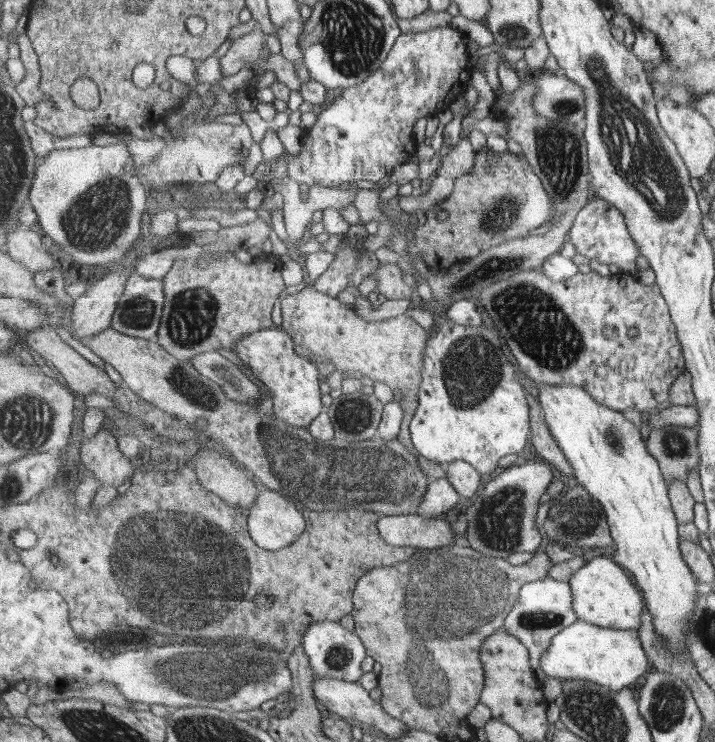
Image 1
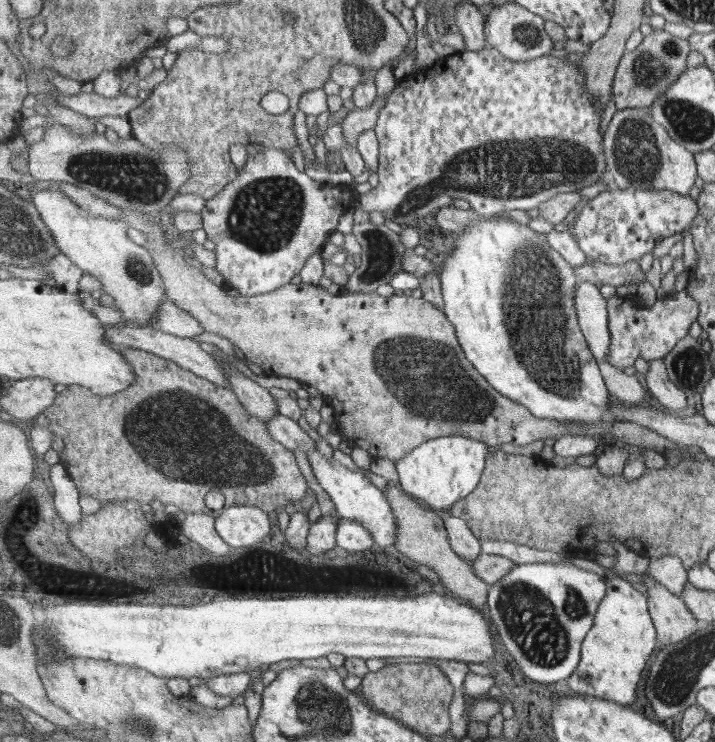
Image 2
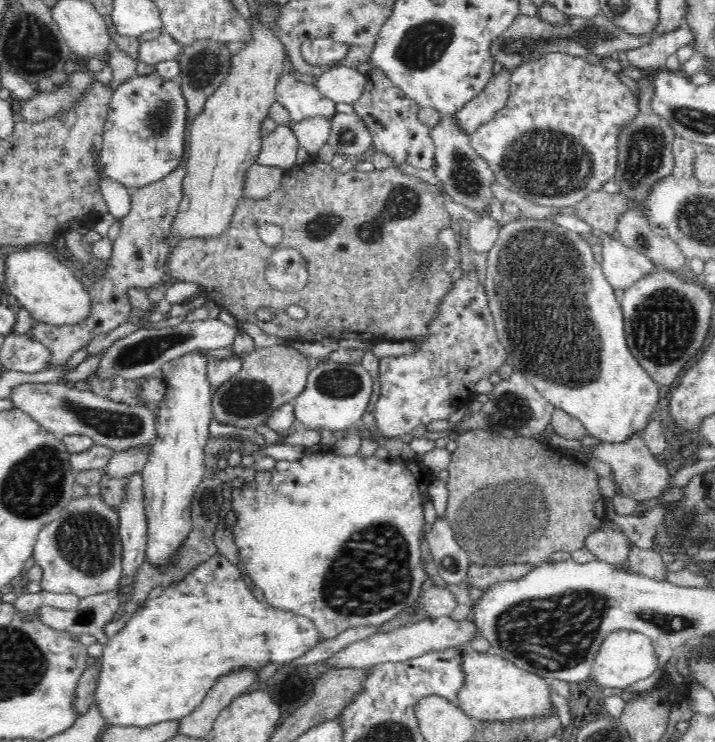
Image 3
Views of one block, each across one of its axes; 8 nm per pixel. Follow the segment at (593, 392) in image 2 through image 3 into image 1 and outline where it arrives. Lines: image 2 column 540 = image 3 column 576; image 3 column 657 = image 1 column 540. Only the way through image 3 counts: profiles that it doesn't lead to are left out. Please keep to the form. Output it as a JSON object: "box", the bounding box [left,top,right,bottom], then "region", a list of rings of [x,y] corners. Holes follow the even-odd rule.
{"box":[531,383,698,656],"region":[[[537,383],[531,386],[540,401],[544,419],[554,439],[566,454],[571,466],[575,468],[575,478],[579,485],[591,492],[607,512],[610,532],[617,546],[613,560],[633,574],[646,598],[647,609],[653,615],[655,629],[659,635],[663,635],[667,647],[671,647],[675,653],[685,653],[689,656],[687,627],[698,598],[697,576],[693,575],[691,568],[684,562],[680,550],[679,524],[670,498],[670,486],[665,480],[659,461],[651,454],[645,440],[640,438],[639,426],[627,420],[623,411],[599,403],[587,389],[579,385]]]}

